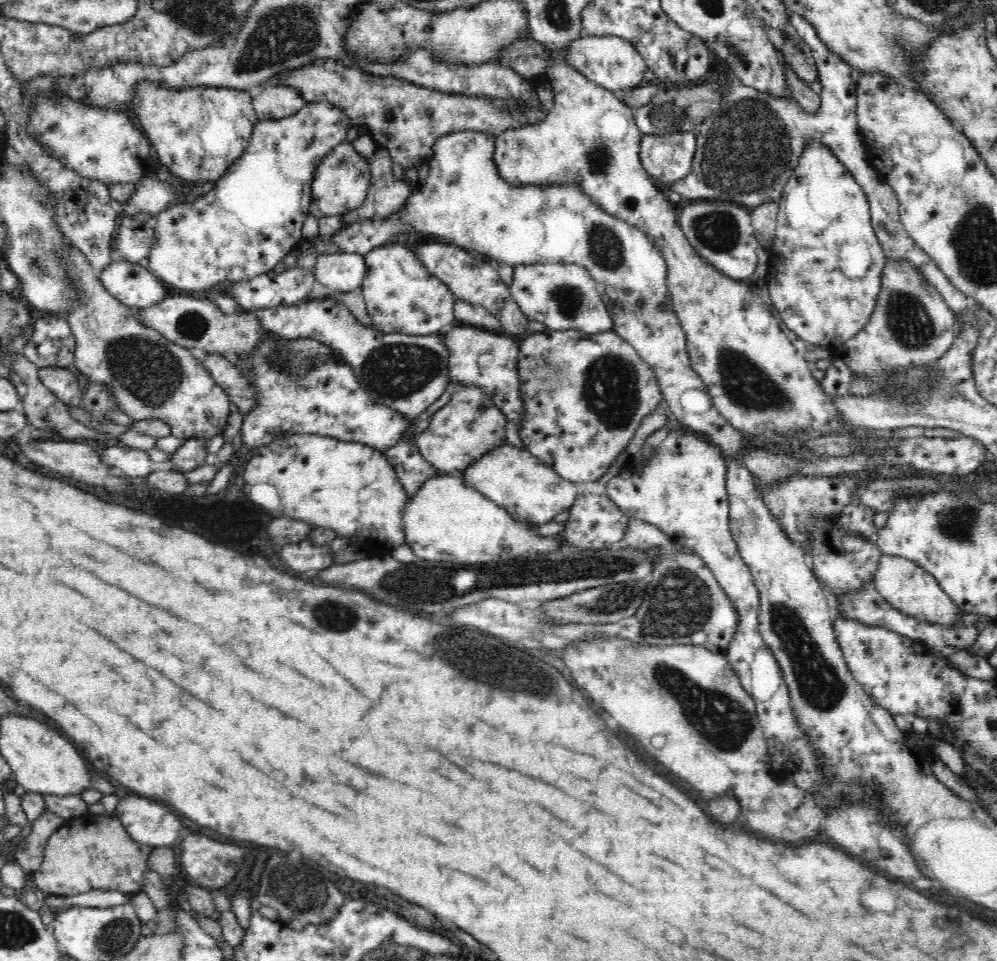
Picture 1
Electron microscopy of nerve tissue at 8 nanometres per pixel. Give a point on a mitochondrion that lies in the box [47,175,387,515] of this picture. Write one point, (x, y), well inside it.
(143, 369)

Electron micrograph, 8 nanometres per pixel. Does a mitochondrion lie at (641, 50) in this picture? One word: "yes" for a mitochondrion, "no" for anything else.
no

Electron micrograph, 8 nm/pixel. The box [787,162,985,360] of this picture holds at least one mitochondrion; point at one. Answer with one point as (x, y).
(908, 320)

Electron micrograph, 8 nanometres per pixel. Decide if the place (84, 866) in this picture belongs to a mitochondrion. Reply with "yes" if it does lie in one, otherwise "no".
no

